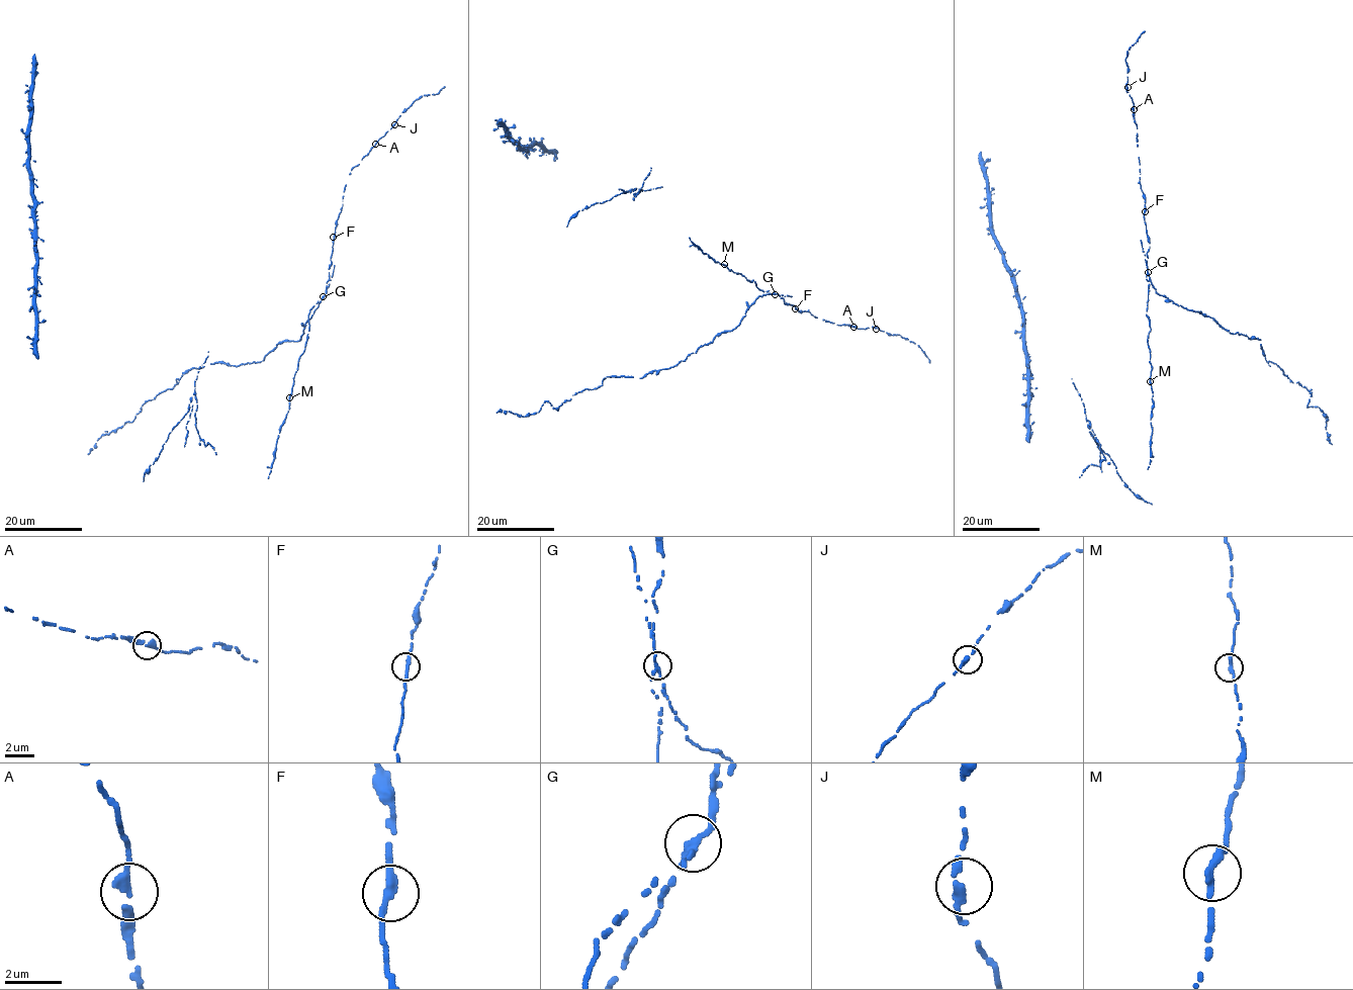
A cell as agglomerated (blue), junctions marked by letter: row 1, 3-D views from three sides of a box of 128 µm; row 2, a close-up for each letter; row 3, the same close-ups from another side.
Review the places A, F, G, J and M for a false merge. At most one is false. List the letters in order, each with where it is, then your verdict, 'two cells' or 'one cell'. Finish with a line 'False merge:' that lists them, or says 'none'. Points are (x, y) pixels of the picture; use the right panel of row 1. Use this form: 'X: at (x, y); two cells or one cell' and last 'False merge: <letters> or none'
A: at (1134, 109); one cell
F: at (1145, 211); one cell
G: at (1148, 272); two cells
J: at (1128, 87); one cell
M: at (1150, 381); one cell
False merge: G

